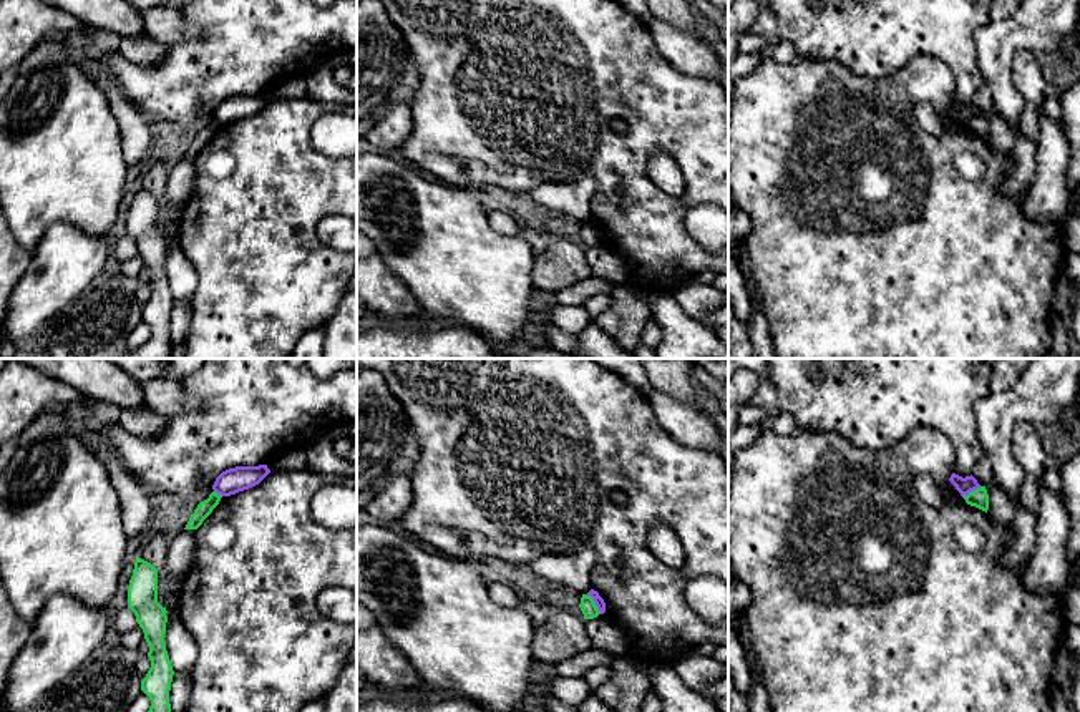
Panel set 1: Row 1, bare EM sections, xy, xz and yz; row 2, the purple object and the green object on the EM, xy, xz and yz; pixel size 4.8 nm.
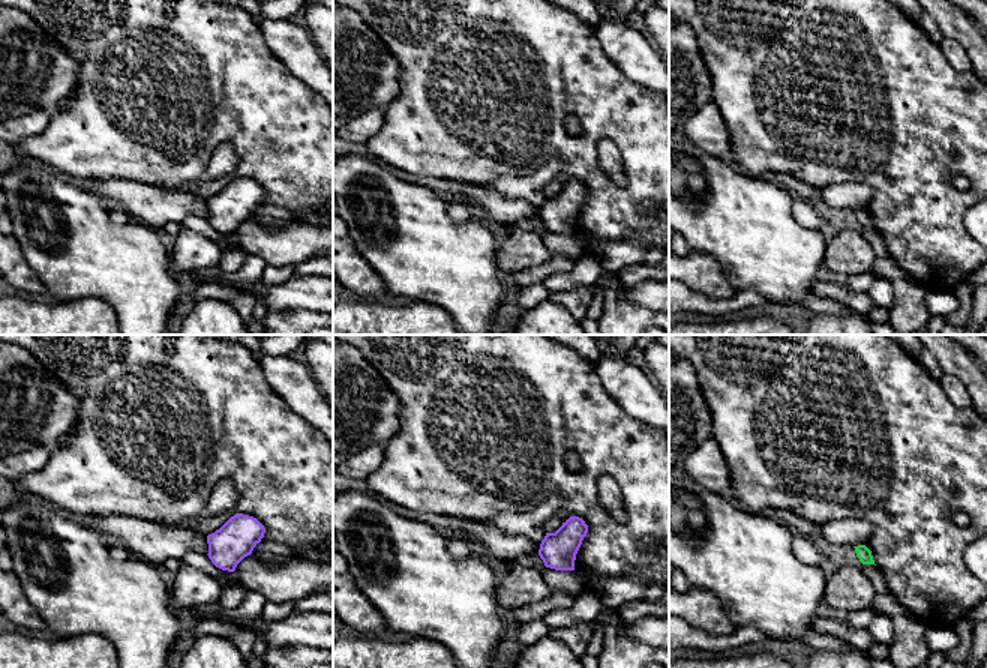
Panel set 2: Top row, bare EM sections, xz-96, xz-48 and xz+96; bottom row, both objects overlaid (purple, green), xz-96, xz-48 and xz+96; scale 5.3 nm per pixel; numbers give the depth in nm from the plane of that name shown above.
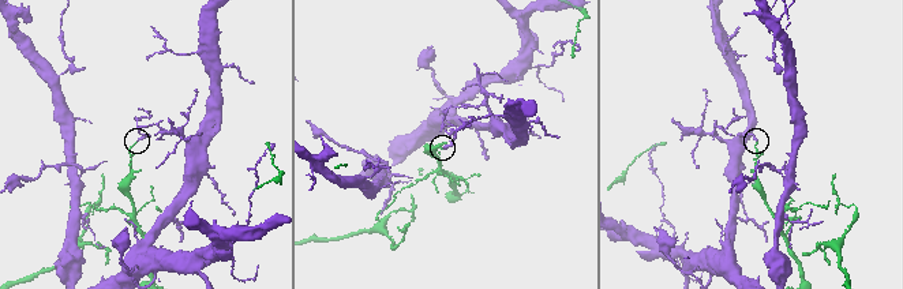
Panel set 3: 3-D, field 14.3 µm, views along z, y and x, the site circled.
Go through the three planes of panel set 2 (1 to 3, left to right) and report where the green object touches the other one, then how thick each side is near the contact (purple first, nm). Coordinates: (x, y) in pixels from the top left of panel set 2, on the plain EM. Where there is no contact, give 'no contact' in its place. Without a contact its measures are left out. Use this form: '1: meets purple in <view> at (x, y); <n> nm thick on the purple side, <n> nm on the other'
1: no contact
2: no contact
3: no contact

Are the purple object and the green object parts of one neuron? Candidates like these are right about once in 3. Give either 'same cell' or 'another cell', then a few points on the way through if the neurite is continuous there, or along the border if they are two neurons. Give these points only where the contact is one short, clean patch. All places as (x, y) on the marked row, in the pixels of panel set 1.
another cell; border xz (586, 594), (601, 613)

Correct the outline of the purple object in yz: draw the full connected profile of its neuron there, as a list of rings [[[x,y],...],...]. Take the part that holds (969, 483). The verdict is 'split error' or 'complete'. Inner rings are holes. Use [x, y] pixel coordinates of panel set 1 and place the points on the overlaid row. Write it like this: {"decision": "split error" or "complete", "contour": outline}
{"decision": "complete", "contour": [[[952,473],[949,481],[956,486],[956,490],[961,493],[962,498],[966,495],[969,495],[971,491],[980,488],[980,485],[977,483],[977,480],[972,475],[962,478],[962,476],[956,475],[956,473]]]}

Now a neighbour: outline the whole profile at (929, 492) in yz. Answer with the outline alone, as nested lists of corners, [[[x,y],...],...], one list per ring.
[[[926,473],[914,475],[912,486],[916,488],[922,501],[934,508],[942,508],[951,501],[964,500],[949,480],[941,488]]]

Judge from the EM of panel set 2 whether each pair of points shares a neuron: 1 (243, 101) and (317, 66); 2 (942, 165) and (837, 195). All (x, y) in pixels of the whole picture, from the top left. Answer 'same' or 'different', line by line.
1: different
2: different

